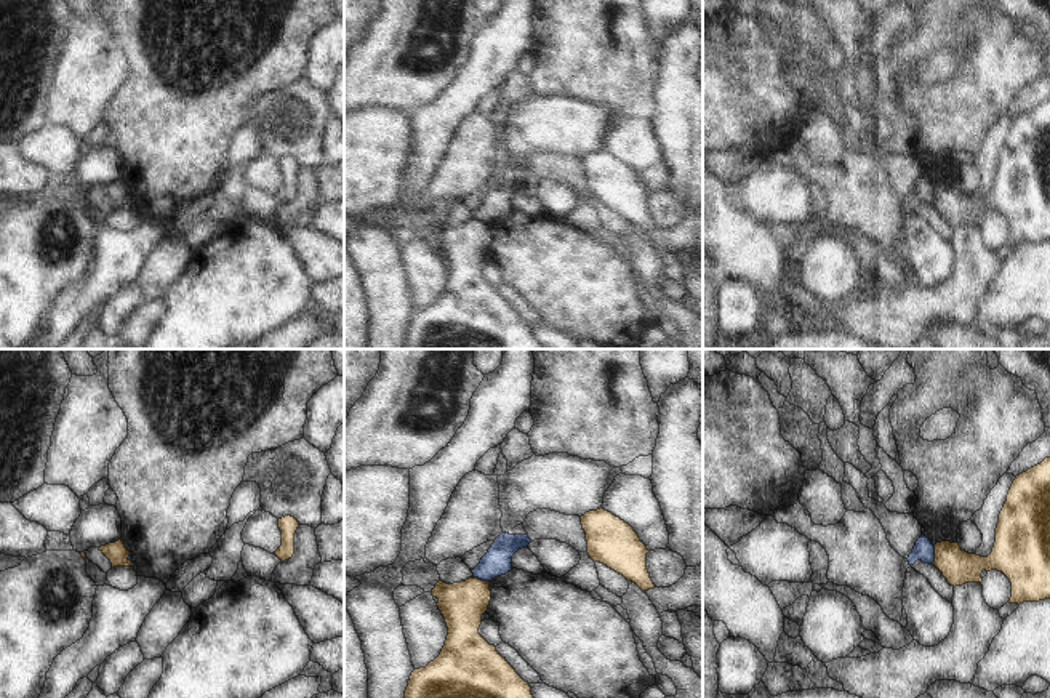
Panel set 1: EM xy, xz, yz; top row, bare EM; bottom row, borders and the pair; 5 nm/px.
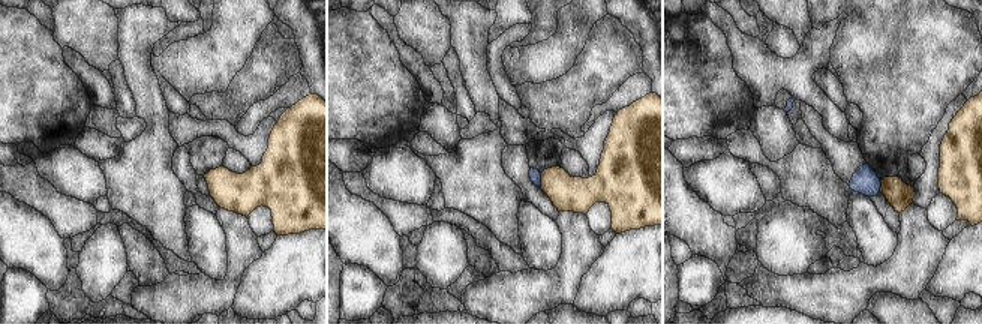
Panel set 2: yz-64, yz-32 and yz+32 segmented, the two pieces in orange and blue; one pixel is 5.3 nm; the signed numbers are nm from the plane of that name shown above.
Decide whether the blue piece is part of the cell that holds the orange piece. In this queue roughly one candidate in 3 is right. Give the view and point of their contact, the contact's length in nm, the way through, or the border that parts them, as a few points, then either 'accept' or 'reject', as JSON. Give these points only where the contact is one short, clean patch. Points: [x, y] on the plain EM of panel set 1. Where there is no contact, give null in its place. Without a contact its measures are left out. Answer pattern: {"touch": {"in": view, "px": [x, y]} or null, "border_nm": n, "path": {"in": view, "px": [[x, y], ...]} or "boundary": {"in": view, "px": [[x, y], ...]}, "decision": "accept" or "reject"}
{"touch": {"in": "yz", "px": [935, 197]}, "border_nm": 100, "boundary": {"in": "yz", "px": [[935, 188], [935, 202], [932, 205]]}, "decision": "reject"}

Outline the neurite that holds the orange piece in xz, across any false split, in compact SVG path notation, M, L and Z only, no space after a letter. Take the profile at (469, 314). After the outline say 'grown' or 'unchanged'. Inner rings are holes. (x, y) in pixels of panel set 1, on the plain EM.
M439 223L432 237L439 240L448 277L440 296L411 314L403 349L544 349L533 339L530 325L479 275L491 242L490 223Z | unchanged

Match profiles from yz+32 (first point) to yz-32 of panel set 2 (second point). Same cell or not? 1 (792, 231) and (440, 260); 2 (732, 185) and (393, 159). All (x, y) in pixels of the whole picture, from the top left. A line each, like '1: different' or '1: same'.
1: same
2: same

